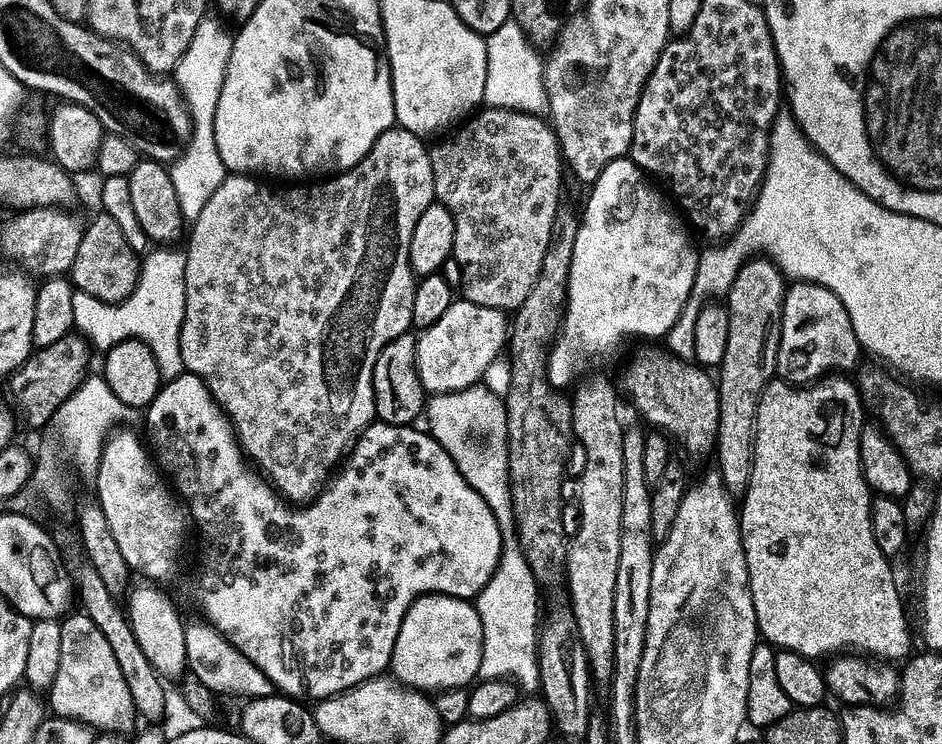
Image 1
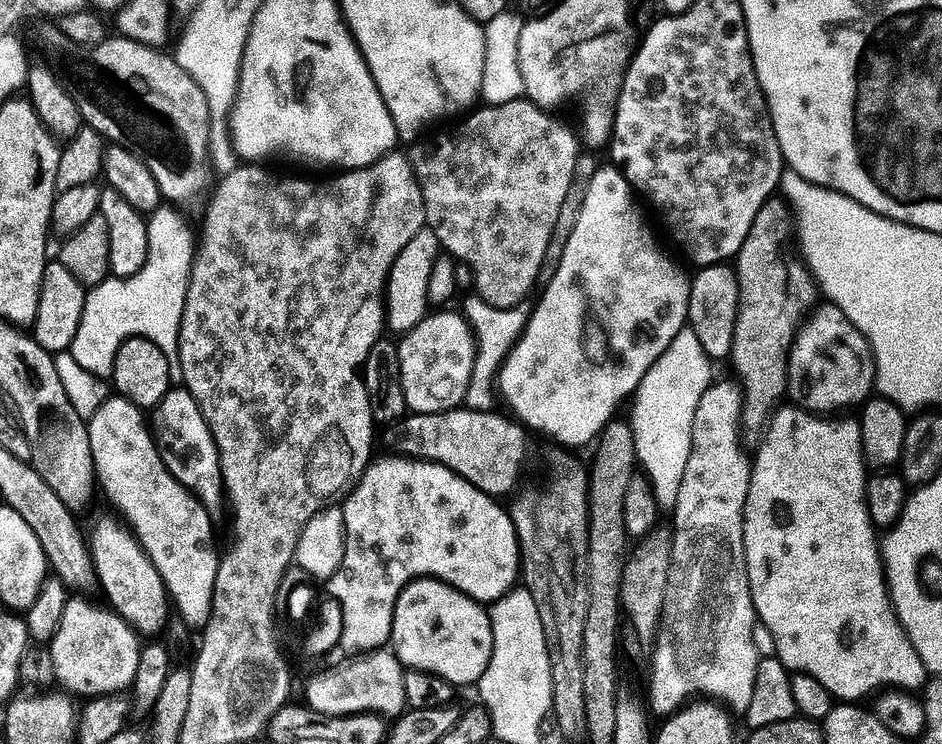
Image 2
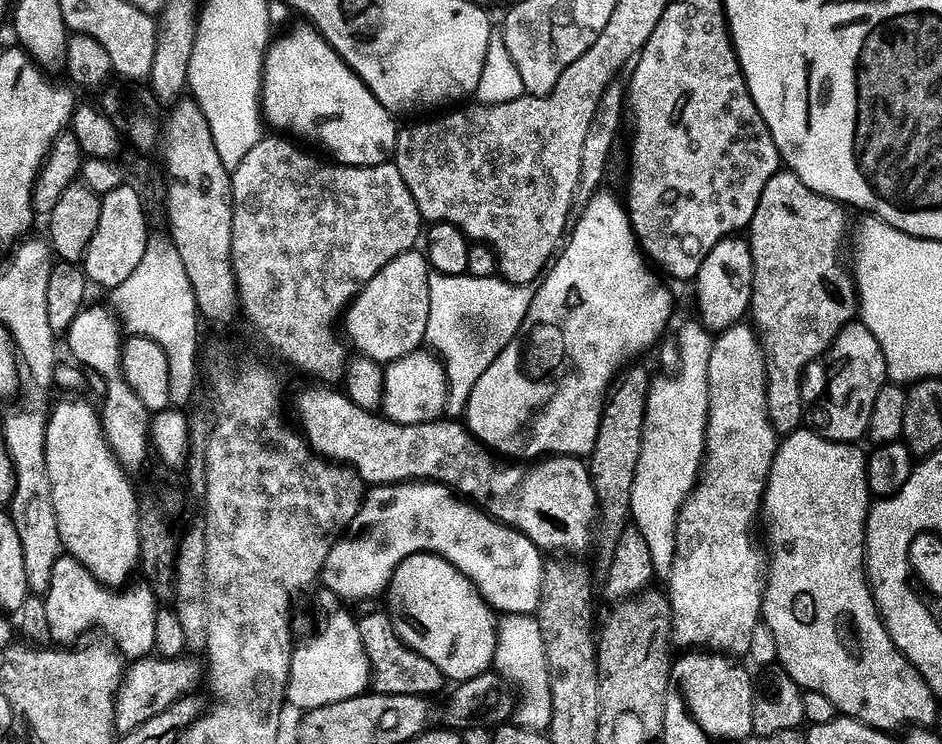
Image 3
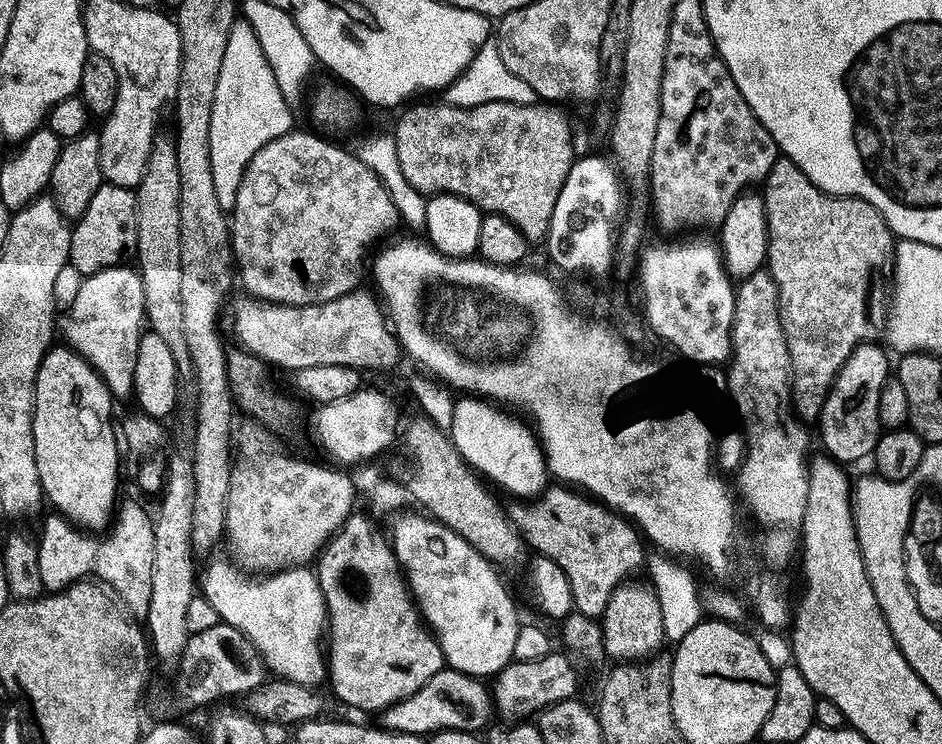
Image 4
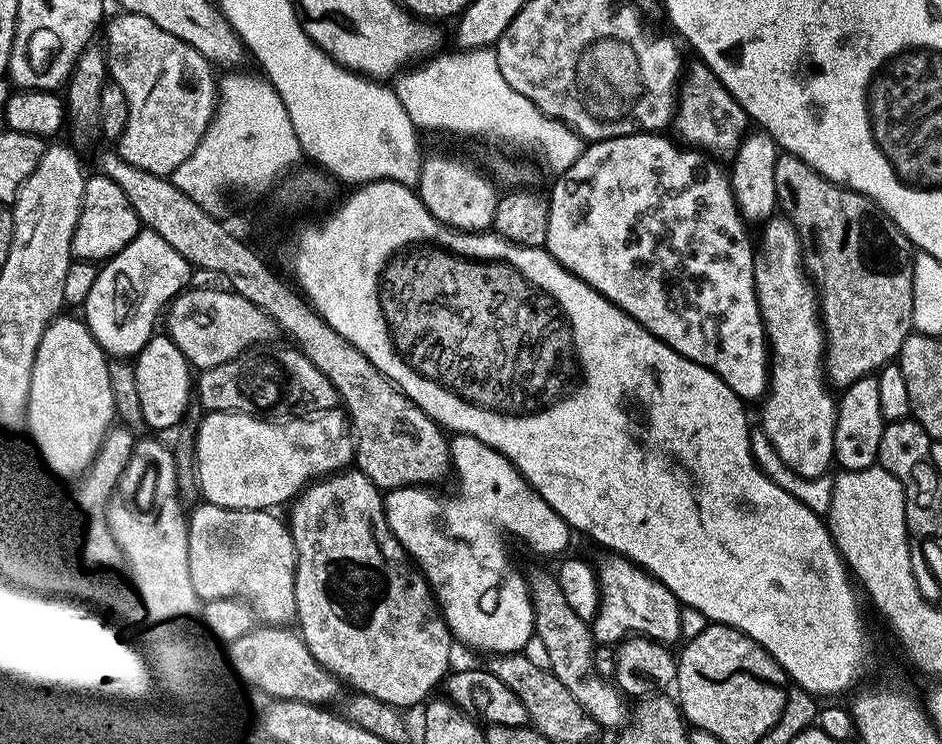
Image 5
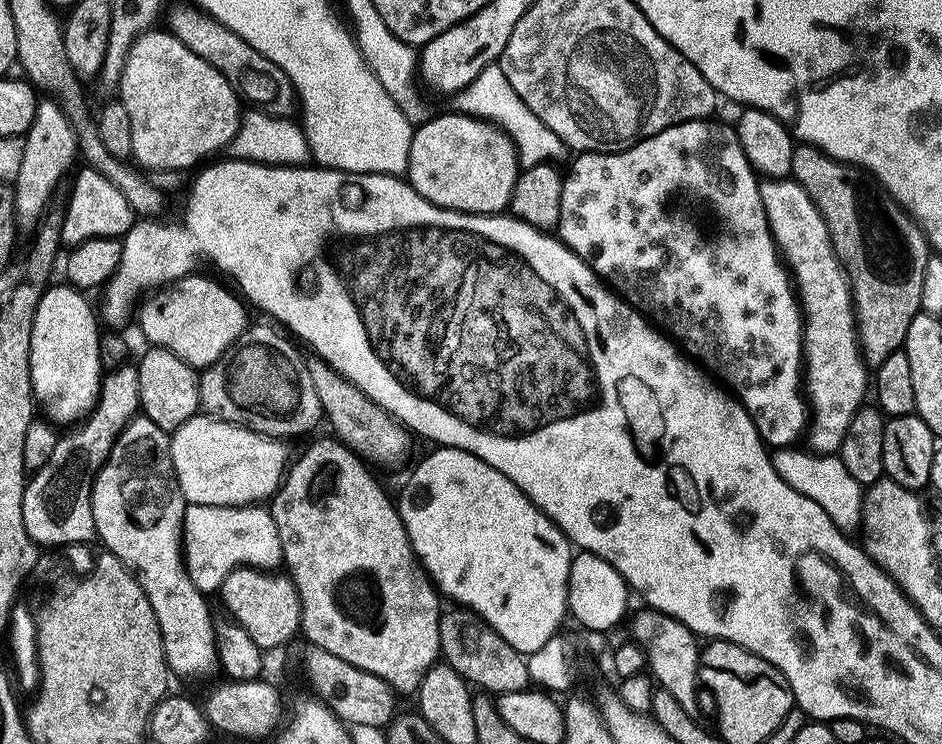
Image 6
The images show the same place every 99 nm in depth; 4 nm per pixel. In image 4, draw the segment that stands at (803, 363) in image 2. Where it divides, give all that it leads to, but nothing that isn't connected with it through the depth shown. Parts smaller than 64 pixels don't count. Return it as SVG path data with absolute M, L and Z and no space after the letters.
M879 343L863 344L850 354L846 366L838 374L826 406L818 421L820 436L824 439L824 448L829 457L841 466L856 464L859 460L875 457L876 447L882 435L879 418L879 403L883 388L888 384L894 372L894 364L888 361L886 353Z

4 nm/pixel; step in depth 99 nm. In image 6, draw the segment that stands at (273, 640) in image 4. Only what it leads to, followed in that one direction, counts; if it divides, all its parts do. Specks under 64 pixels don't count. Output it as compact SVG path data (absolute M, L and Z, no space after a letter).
M193 504L184 509L184 565L188 567L190 578L199 592L219 593L226 578L236 568L259 568L276 570L284 564L284 551L280 541L280 531L274 522L271 511L264 506L246 508L215 508Z

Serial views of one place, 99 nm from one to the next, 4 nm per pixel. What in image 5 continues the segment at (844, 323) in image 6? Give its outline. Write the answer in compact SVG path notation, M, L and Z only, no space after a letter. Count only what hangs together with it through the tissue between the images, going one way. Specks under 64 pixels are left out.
M776 218L763 229L763 232L764 245L759 245L756 258L756 297L760 303L760 313L764 319L764 327L768 329L768 343L770 345L770 383L766 393L766 399L762 404L762 407L764 407L764 425L762 425L762 431L768 436L769 441L780 453L782 462L784 462L787 467L792 468L798 476L808 480L827 477L830 472L828 471L828 467L833 467L836 459L836 451L834 450L834 430L836 429L836 409L838 407L838 400L835 395L833 397L831 396L833 393L826 383L826 329L822 323L820 314L818 292L806 271L805 261L802 259L802 244L800 248L800 243L802 243L801 237L798 235L796 229L792 227L791 223L784 218Z

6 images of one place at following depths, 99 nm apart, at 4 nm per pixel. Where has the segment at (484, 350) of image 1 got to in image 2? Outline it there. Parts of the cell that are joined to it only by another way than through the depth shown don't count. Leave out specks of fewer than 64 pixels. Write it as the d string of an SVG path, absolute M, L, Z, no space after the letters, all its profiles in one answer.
M452 310L452 343L450 352L440 352L440 360L432 360L432 314L424 317L423 322L399 341L400 381L406 394L408 411L412 414L442 414L454 410L452 404L432 404L432 372L436 372L436 380L456 380L456 384L448 384L448 388L464 388L470 391L472 375L475 372L477 340L473 328L459 311Z

